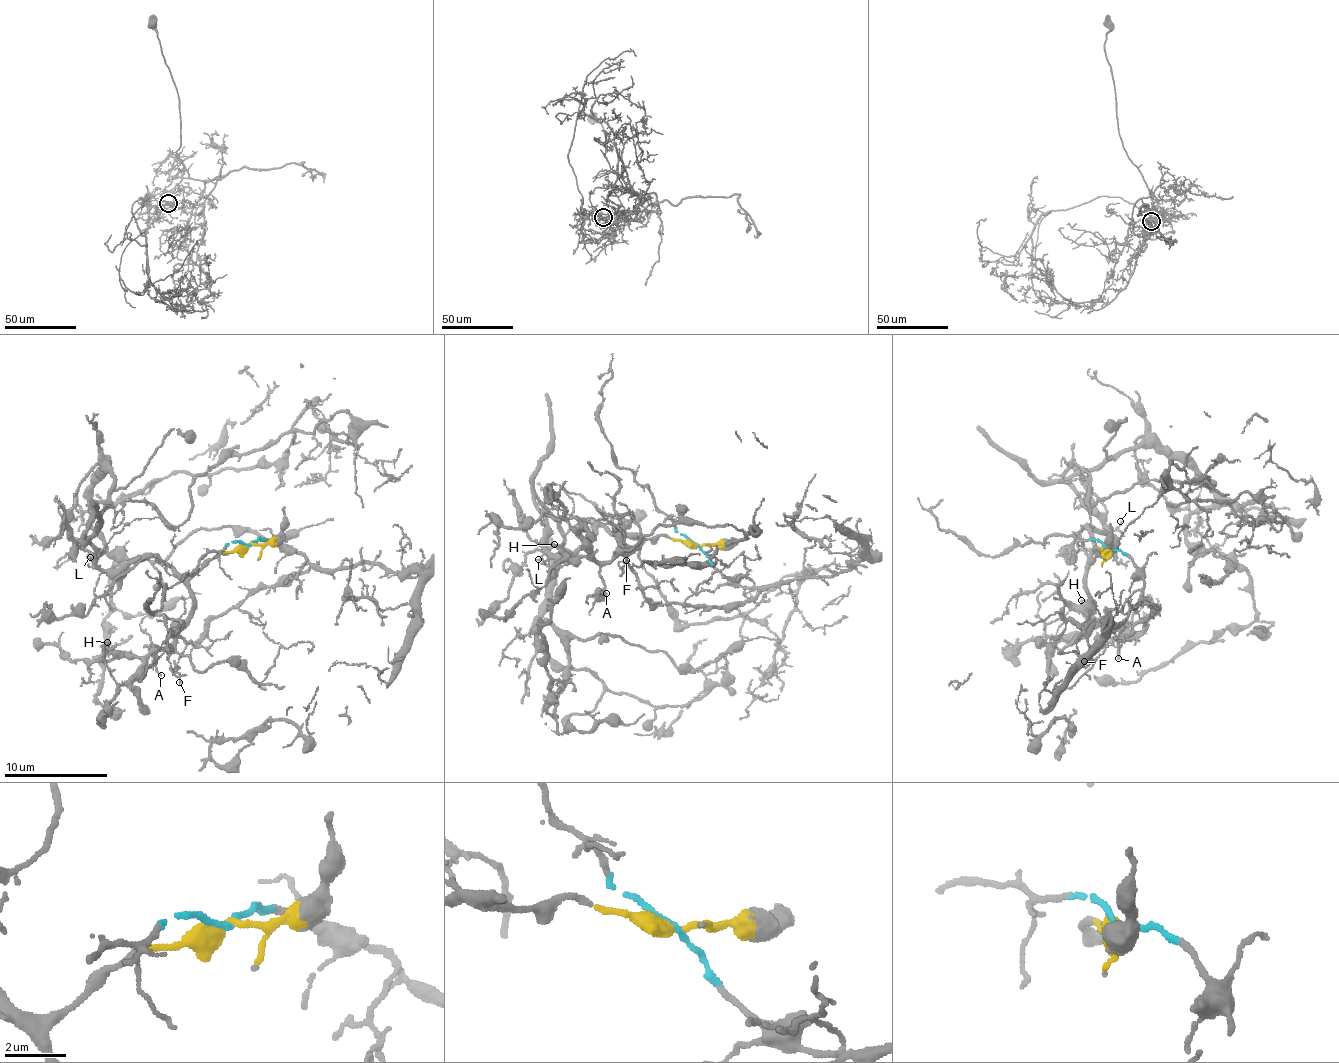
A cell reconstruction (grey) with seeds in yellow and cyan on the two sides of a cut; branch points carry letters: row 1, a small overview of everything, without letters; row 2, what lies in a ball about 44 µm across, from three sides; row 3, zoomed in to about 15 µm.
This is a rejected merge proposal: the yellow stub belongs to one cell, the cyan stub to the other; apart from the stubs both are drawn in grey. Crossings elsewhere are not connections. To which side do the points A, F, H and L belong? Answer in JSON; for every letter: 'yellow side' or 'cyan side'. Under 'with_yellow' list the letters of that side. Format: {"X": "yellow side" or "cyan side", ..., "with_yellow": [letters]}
{"A": "yellow side", "F": "cyan side", "H": "yellow side", "L": "yellow side", "with_yellow": ["A", "H", "L"]}

